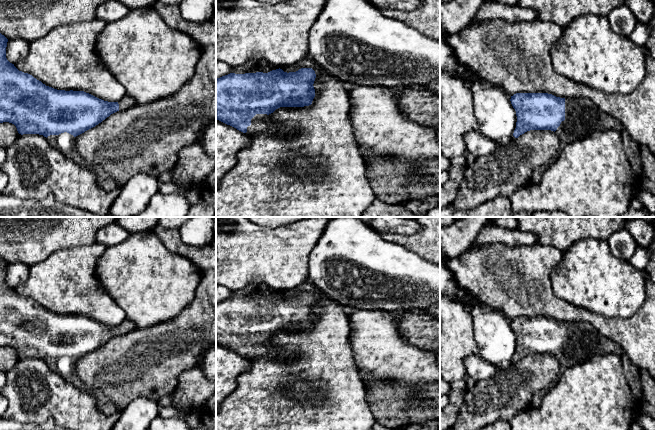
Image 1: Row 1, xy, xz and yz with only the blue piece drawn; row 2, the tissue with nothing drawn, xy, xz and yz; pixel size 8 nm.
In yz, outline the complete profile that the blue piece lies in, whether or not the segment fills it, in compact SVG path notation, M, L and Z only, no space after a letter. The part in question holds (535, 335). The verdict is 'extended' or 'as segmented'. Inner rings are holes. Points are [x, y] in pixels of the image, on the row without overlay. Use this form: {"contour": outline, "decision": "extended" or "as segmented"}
{"contour": "M516 317L510 325L517 340L515 362L530 354L551 354L564 371L597 355L621 355L633 398L639 402L642 394L640 371L627 360L617 343L603 336L591 324L560 322L548 317Z", "decision": "extended"}

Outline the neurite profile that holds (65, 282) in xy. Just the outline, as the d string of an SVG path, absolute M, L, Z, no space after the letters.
M96 242L89 246L59 250L44 261L29 266L27 280L14 290L54 313L84 315L104 325L118 326L126 319L126 313L101 287L96 276L97 262L106 248Z

